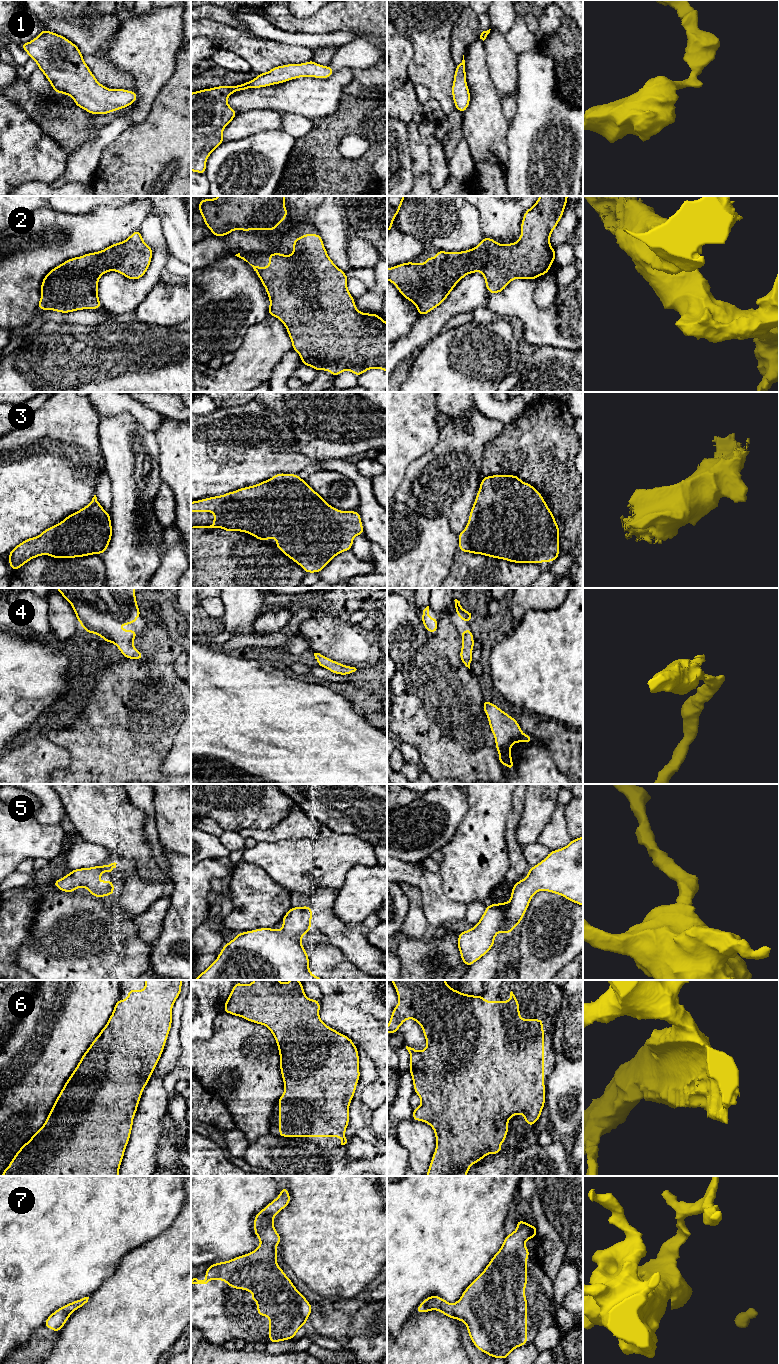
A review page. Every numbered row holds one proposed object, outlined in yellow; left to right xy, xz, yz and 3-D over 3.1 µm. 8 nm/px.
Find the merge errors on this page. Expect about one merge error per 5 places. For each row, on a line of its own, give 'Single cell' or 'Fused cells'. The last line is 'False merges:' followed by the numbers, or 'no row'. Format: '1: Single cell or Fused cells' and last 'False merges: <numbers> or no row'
1: Single cell
2: Single cell
3: Single cell
4: Single cell
5: Single cell
6: Single cell
7: Single cell
False merges: no row

